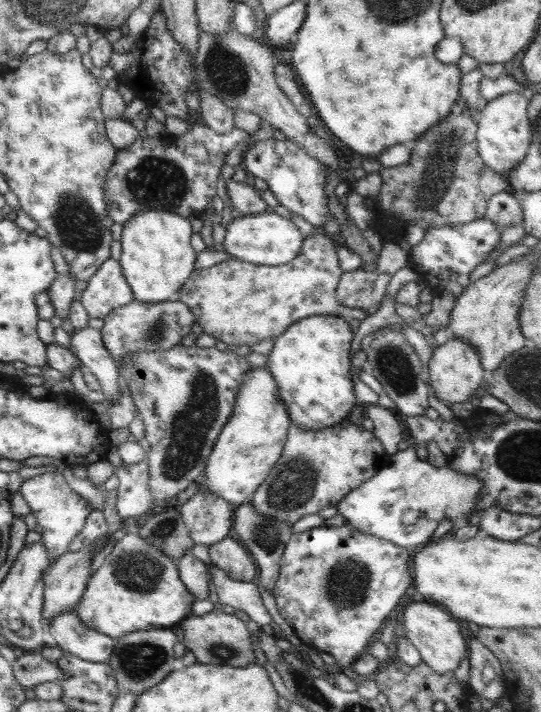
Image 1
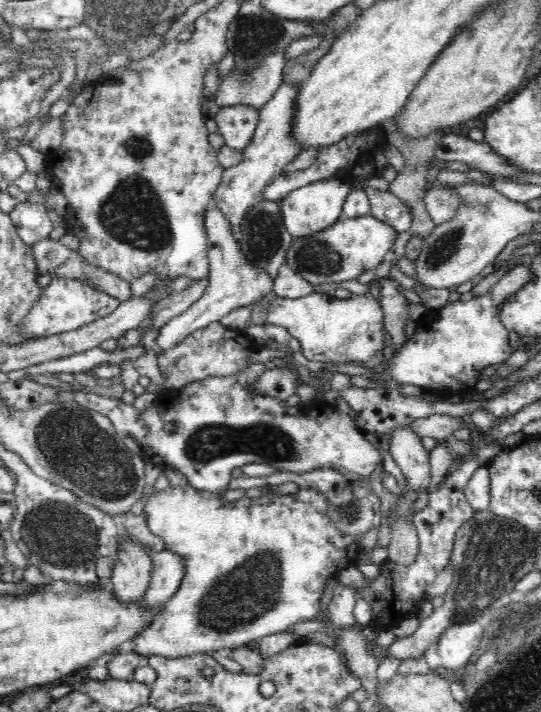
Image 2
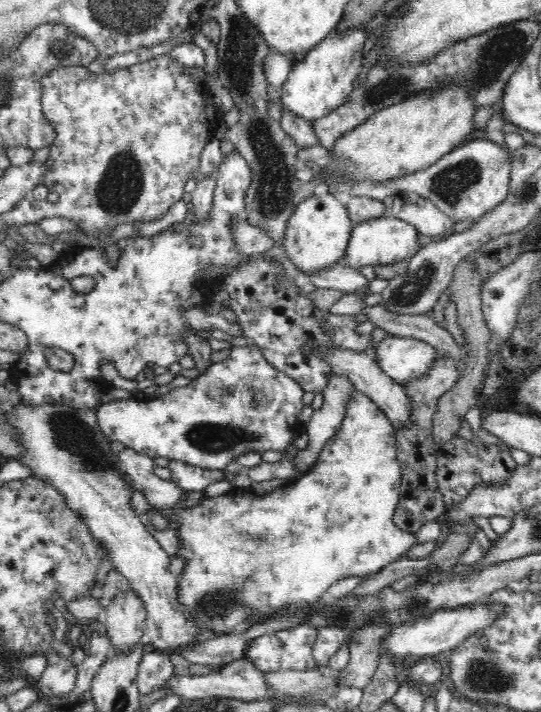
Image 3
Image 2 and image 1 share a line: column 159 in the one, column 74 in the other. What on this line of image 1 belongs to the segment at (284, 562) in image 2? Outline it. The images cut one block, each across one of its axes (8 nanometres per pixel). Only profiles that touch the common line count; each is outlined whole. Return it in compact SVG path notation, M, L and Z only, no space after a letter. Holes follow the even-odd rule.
M58 469L53 472L36 474L36 476L23 480L19 491L26 500L26 504L32 509L31 513L37 519L41 539L46 549L52 553L52 557L56 558L66 553L68 544L80 533L91 512L91 506L87 500L70 489ZM72 610L62 612L58 618L52 618L46 625L50 634L56 639L56 646L63 653L97 663L110 661L114 653L116 639L88 628Z

